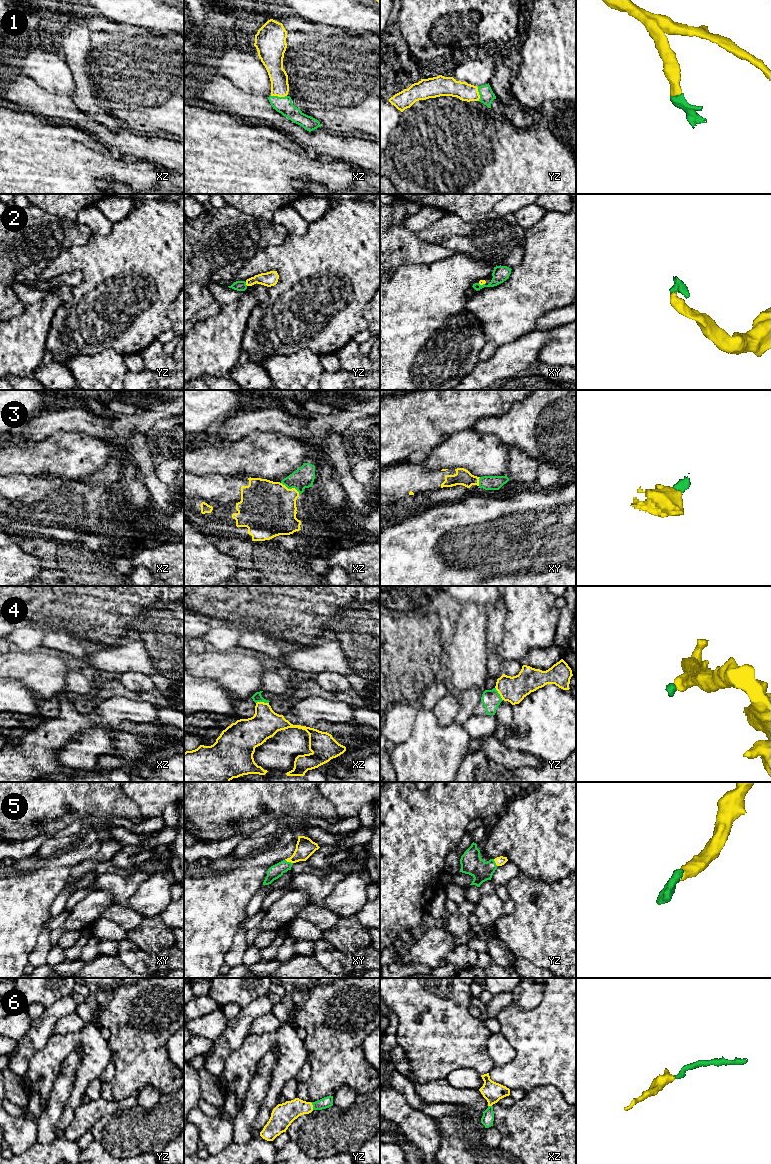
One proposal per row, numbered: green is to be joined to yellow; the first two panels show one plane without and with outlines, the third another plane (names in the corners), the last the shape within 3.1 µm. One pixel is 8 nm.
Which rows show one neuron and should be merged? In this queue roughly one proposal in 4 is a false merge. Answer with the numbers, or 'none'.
1, 2, 3, 4, 5, 6

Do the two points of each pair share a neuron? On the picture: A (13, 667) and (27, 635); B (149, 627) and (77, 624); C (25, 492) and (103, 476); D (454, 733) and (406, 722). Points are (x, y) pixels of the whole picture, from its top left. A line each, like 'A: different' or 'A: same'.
A: different
B: different
C: same
D: different

